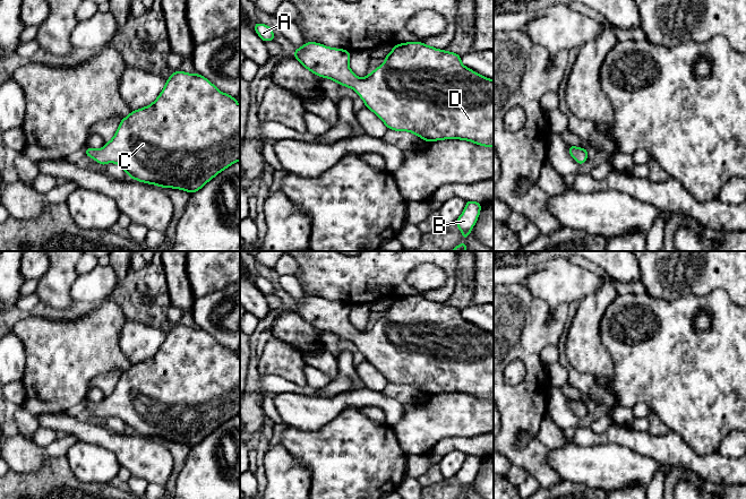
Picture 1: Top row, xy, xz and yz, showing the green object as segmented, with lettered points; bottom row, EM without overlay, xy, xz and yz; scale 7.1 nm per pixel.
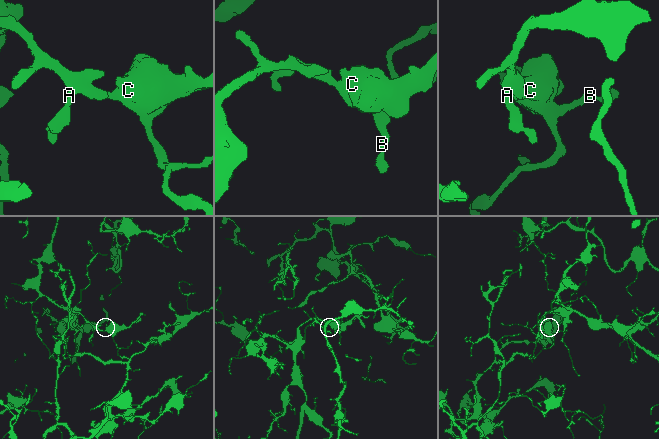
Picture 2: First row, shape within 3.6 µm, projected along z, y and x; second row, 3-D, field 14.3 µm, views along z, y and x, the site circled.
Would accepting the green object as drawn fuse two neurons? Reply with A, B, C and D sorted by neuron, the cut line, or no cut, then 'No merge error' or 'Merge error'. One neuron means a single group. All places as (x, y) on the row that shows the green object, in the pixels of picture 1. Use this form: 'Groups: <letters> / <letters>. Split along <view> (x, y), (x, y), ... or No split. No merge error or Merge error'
Groups: A B C D. No split. No merge error

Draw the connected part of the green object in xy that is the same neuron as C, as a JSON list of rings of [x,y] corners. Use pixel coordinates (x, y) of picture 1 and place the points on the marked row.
[[[174,71],[158,97],[148,106],[134,110],[121,119],[114,137],[103,148],[86,147],[86,156],[101,165],[118,164],[129,178],[162,188],[196,192],[223,170],[240,161],[240,105],[199,74]]]

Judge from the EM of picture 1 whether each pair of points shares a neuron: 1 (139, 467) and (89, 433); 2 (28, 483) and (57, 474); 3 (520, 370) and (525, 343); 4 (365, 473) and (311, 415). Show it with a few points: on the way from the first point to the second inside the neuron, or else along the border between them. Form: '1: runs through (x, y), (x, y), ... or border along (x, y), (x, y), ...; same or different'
1: runs through (127, 455), (114, 442), (102, 436); same
2: runs through (35, 483), (48, 483), (50, 481); same
3: border along (520, 359), (525, 377), (507, 385); different
4: border along (342, 410), (316, 430), (299, 430), (294, 427); different

